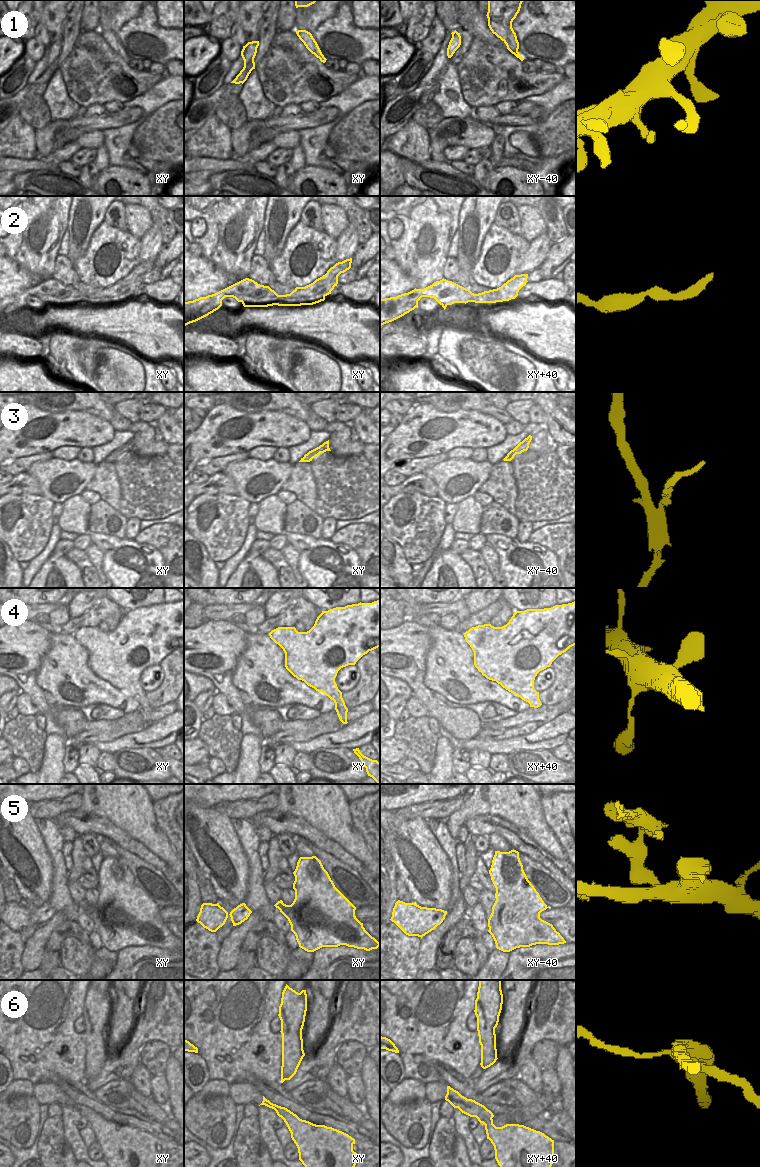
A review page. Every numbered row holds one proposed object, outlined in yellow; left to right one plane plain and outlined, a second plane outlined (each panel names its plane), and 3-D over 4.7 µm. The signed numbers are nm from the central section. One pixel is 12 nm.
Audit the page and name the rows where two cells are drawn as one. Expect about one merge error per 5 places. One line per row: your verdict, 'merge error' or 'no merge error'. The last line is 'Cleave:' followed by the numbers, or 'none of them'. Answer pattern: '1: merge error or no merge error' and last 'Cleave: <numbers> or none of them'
1: no merge error
2: no merge error
3: no merge error
4: no merge error
5: no merge error
6: merge error
Cleave: 6

